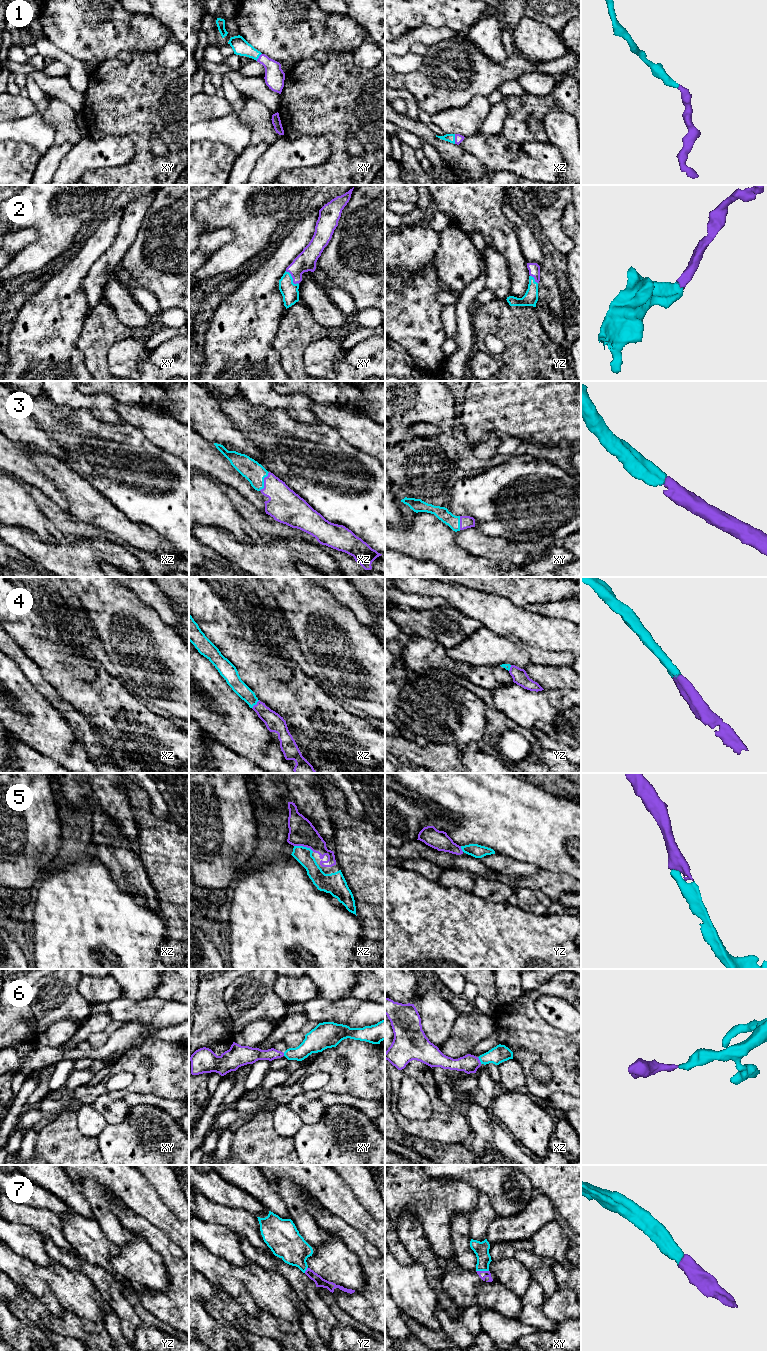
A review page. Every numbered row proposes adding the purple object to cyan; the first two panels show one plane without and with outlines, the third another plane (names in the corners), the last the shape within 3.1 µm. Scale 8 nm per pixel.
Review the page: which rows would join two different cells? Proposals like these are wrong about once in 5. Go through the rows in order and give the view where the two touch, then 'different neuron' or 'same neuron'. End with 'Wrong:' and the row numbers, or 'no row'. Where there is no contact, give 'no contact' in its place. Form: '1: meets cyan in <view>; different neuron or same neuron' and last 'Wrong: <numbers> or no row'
1: meets cyan in xz; same neuron
2: meets cyan in xy; same neuron
3: meets cyan in xz; same neuron
4: meets cyan in xz; same neuron
5: meets cyan in xz; same neuron
6: meets cyan in xz; same neuron
7: meets cyan in xy; same neuron
Wrong: no row

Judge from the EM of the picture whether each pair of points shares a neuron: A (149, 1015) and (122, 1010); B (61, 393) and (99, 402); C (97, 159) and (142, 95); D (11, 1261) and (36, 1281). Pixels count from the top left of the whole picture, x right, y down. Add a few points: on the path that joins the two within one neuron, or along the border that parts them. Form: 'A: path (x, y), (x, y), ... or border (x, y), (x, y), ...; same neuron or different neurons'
A: path (142, 1011), (129, 1011); same neuron
B: path (70, 396), (76, 400), (90, 402); same neuron
C: border (89, 136), (94, 139), (126, 136), (134, 147); different neurons
D: path (17, 1267), (30, 1278); same neuron

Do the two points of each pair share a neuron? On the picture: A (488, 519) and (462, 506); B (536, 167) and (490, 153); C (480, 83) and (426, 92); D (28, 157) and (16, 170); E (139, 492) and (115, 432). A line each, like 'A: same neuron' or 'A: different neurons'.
A: same neuron
B: same neuron
C: same neuron
D: same neuron
E: same neuron

